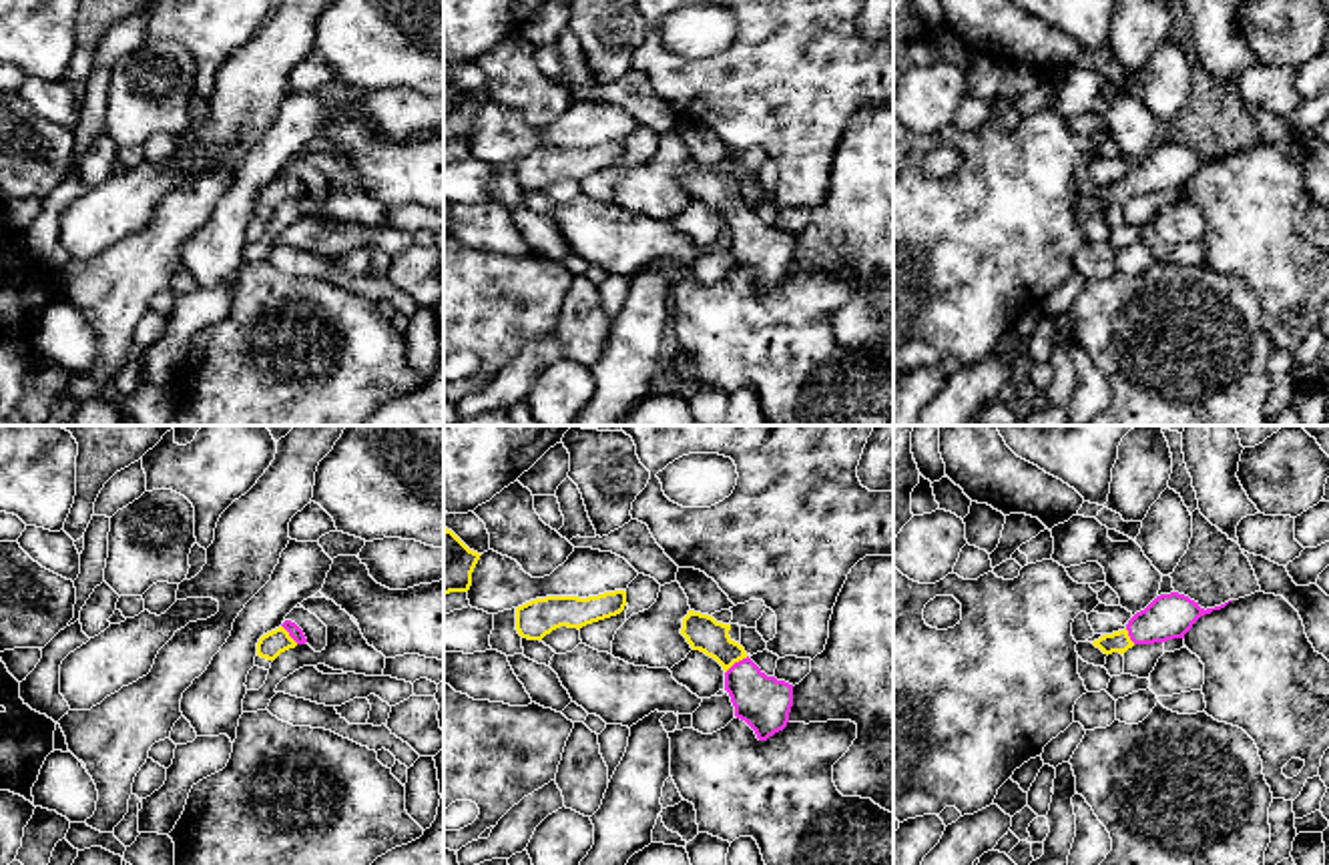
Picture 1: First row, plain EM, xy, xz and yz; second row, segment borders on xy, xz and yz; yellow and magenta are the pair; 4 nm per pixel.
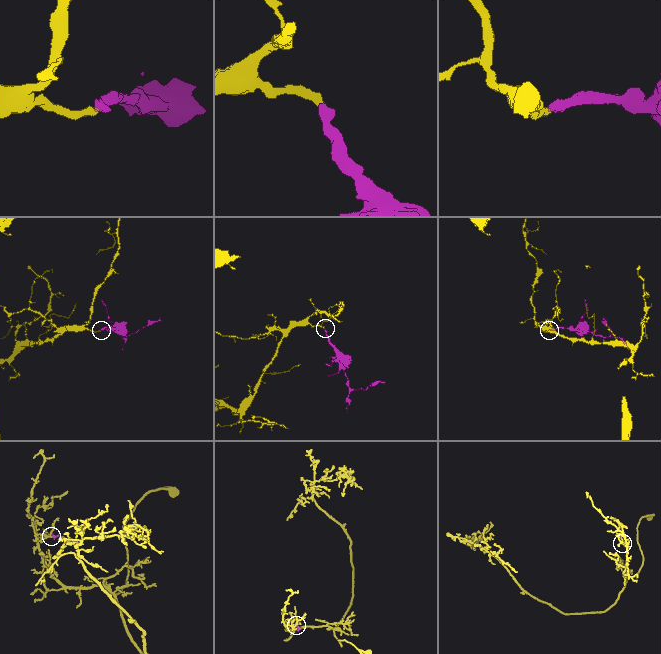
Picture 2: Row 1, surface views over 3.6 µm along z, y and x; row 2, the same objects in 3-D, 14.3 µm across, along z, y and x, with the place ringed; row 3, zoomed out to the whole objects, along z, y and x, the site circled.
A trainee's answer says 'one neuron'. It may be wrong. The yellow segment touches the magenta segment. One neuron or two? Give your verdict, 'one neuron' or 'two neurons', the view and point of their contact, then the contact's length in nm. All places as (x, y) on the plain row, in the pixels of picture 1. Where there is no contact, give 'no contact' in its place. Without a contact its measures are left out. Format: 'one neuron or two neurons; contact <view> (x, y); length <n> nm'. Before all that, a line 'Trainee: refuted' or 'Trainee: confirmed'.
Trainee: confirmed
one neuron; contact xz (735, 211); length 120 nm

